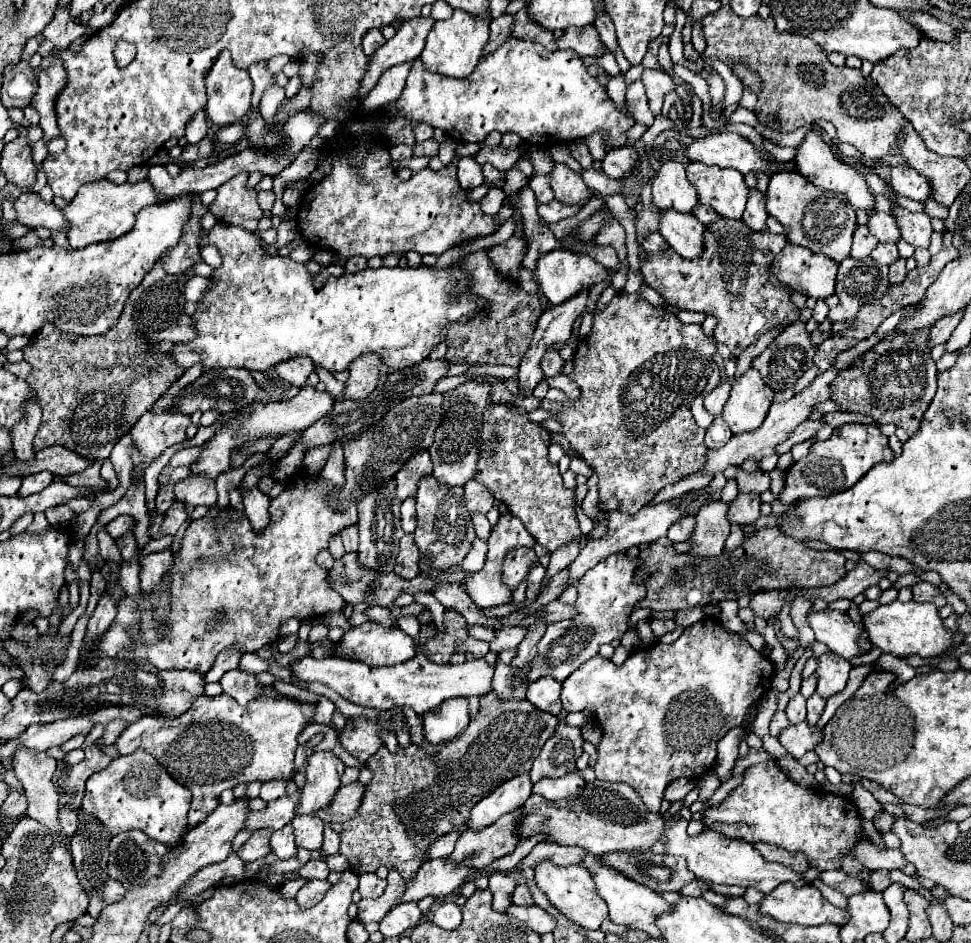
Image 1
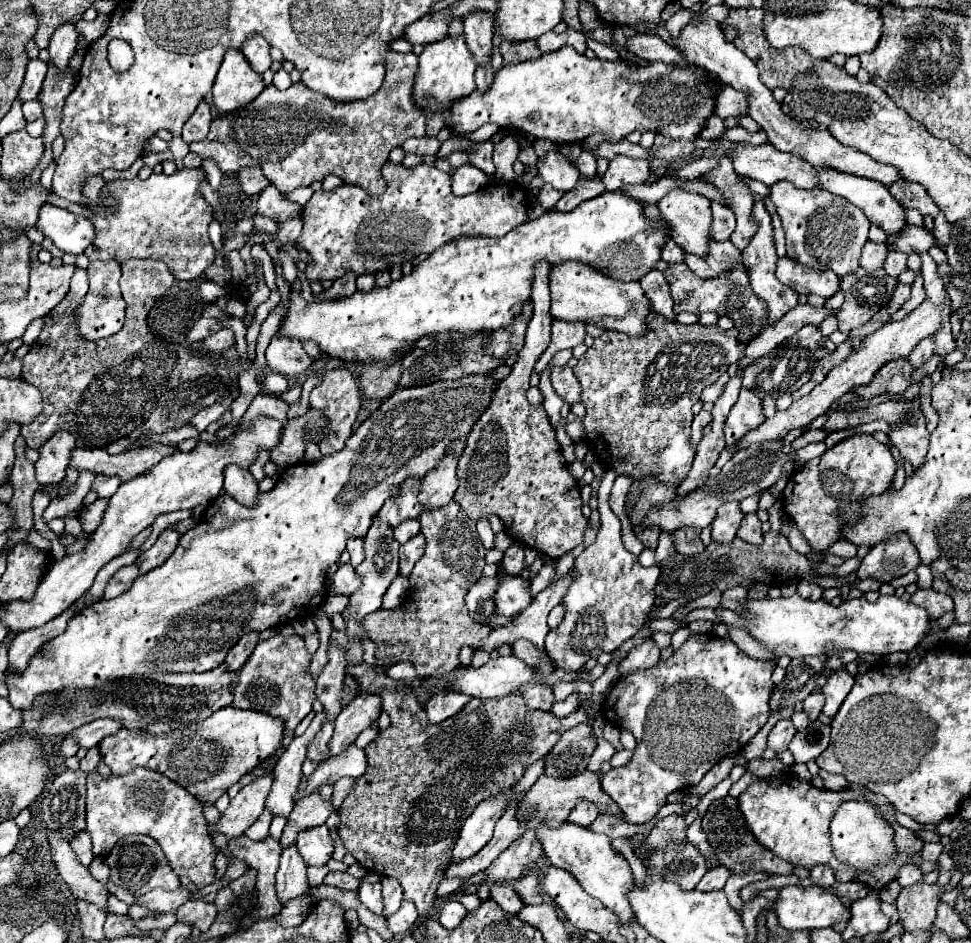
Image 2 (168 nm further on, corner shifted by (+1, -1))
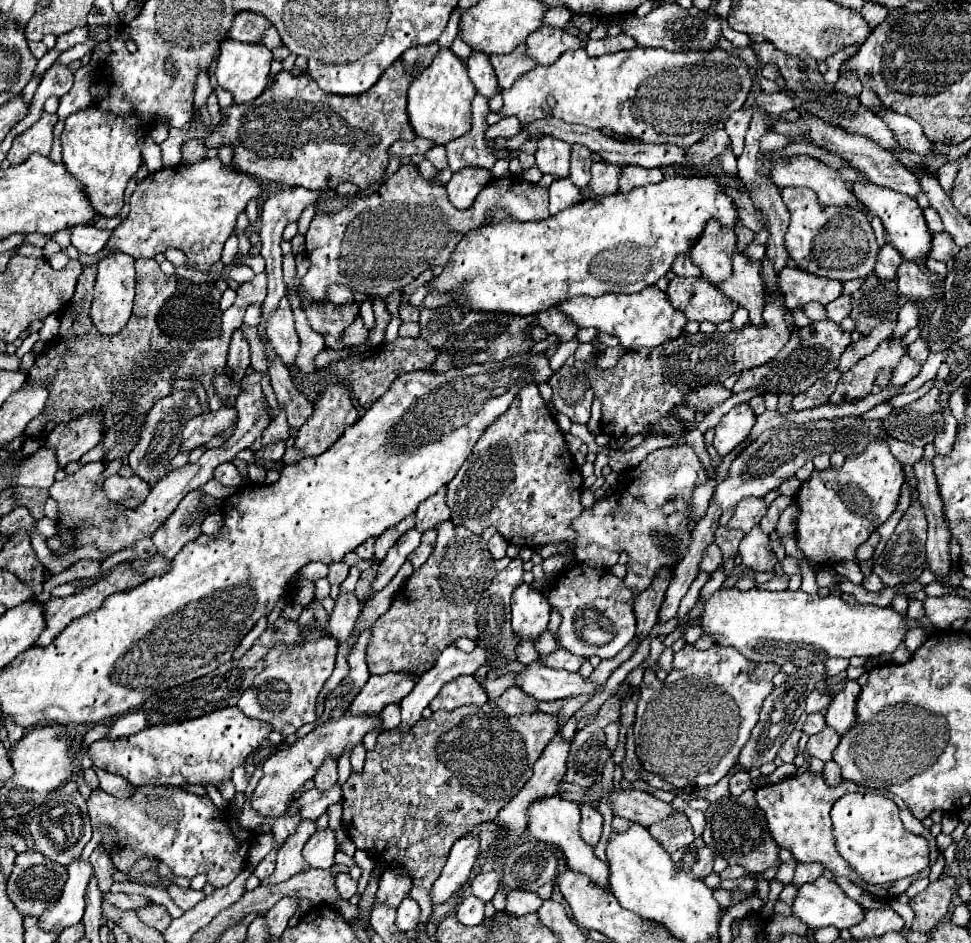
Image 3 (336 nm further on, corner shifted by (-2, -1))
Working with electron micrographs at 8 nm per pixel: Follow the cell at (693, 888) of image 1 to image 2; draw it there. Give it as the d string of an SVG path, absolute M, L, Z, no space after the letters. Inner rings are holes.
M717 866L713 870L709 870L697 884L697 890L701 892L711 892L711 890L721 890L727 882L727 878L731 876L731 872L725 866Z

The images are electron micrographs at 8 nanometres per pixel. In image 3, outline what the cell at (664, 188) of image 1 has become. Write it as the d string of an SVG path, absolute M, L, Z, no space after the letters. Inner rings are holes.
M710 220L704 226L704 234L692 244L690 258L712 284L718 284L732 274L734 242L736 236L732 230L724 228L716 220Z

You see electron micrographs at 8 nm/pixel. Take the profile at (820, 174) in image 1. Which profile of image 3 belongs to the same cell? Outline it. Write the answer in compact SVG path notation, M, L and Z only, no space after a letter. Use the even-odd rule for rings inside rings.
M852 182L850 188L852 188L852 194L858 198L858 202L862 202L872 216L878 216L882 220L882 224L890 236L892 246L900 252L900 256L904 260L926 258L928 242L930 242L930 230L928 230L924 214L918 208L914 198L908 198L908 196L904 196L896 190L884 188L884 186L874 186L872 182Z

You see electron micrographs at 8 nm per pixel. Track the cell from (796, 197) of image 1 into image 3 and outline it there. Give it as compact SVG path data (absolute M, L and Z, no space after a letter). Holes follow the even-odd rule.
M782 188L780 194L790 212L790 226L788 226L784 244L786 244L790 258L796 260L798 268L802 268L804 272L816 274L816 276L836 278L840 282L848 282L848 280L864 278L872 274L874 264L876 264L878 244L870 228L870 216L864 210L852 208L852 206L822 206L816 198L816 192L810 188Z

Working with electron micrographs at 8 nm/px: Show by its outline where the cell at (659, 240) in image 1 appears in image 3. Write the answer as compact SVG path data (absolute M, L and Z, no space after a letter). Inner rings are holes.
M688 254L678 256L678 258L674 260L674 264L672 264L672 270L674 270L674 274L678 274L678 276L700 276L700 268L692 262L692 258L690 258Z

